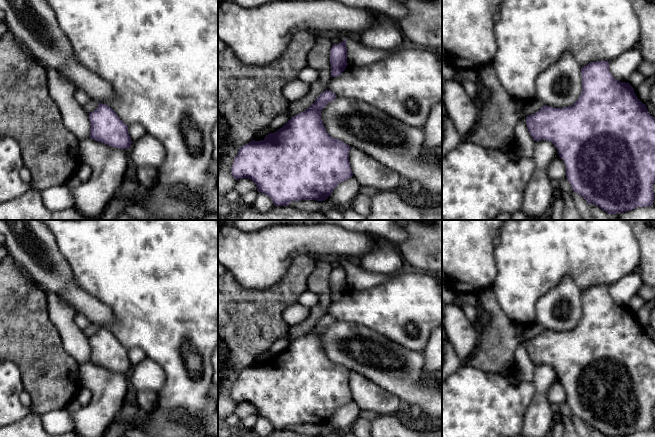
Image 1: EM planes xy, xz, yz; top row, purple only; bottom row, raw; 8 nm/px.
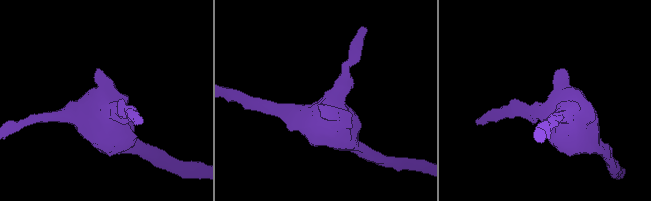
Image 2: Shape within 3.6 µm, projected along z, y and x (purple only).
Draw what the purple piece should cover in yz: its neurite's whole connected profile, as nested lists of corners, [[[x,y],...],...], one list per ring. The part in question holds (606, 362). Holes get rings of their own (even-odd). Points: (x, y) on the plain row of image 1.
[[[595,285],[581,292],[582,316],[578,324],[571,330],[554,332],[543,330],[536,337],[526,341],[528,355],[535,365],[548,364],[552,366],[558,374],[559,381],[566,388],[566,402],[571,408],[574,416],[582,420],[588,428],[593,428],[607,437],[624,437],[637,431],[652,430],[655,418],[653,408],[655,406],[655,342],[648,336],[634,317],[634,312],[627,306],[616,304],[609,294],[608,285]]]

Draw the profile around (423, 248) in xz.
[[[396,220],[409,235],[406,241],[396,245],[403,259],[412,266],[431,273],[442,271],[442,220]]]

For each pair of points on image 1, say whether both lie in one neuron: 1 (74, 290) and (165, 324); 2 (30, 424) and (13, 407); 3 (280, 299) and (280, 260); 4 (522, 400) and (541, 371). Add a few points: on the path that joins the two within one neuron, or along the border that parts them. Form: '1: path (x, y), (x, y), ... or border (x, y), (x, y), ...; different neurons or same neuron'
1: border (79, 285), (104, 303), (114, 316); different neurons
2: border (31, 412), (10, 424); different neurons
3: border (294, 258), (278, 281), (260, 289); different neurons
4: border (532, 381), (534, 396), (528, 406); different neurons

